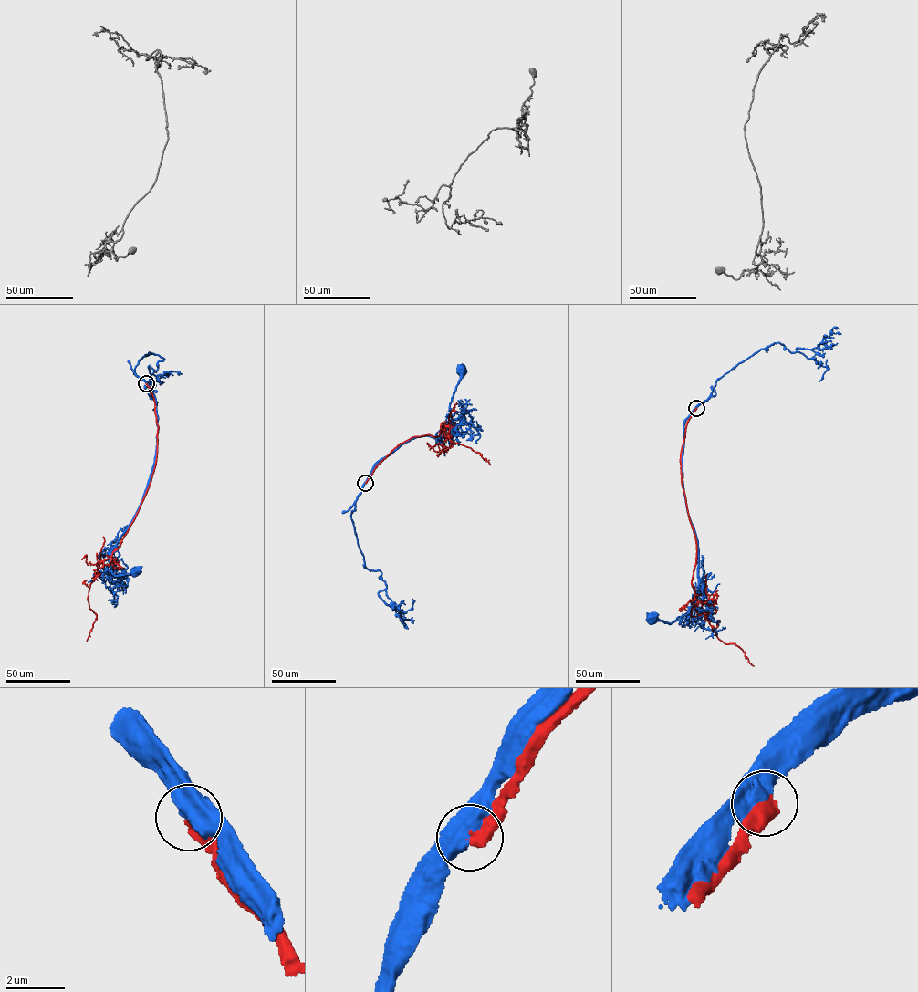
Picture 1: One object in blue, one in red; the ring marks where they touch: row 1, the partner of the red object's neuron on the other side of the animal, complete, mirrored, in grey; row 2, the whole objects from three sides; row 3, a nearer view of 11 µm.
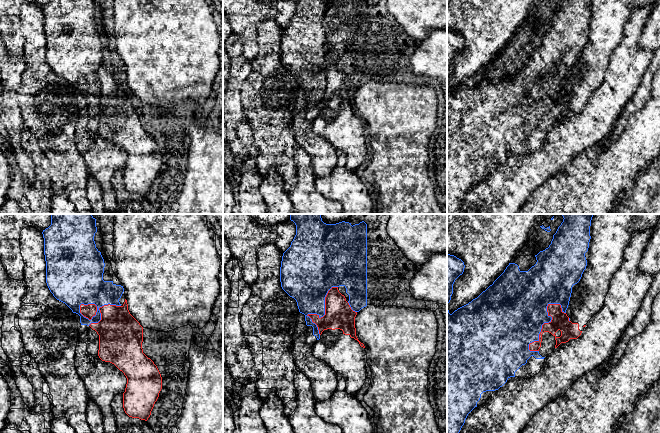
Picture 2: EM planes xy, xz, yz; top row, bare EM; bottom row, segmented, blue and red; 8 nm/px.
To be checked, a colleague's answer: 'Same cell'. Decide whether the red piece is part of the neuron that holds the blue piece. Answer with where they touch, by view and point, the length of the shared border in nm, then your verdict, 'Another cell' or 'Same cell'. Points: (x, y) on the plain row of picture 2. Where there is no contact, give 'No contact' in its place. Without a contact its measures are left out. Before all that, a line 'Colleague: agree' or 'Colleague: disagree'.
Colleague: disagree
Touches blue at xy (96, 81). Shared border 340 nm. Another cell

